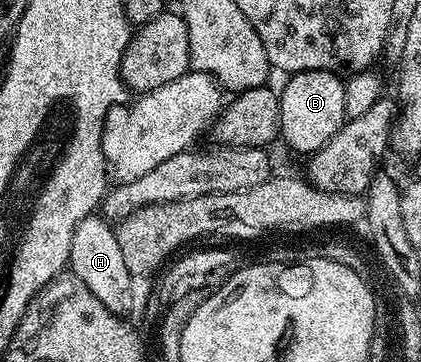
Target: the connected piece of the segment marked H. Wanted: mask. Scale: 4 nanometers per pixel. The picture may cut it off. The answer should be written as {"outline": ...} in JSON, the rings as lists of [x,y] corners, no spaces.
{"outline":[[[101,215],[84,217],[75,227],[75,235],[71,239],[68,268],[72,276],[77,277],[107,307],[107,311],[126,310],[128,285],[135,280],[134,274],[127,271],[127,263],[123,260],[123,251],[119,248],[119,239],[114,226]]]}

